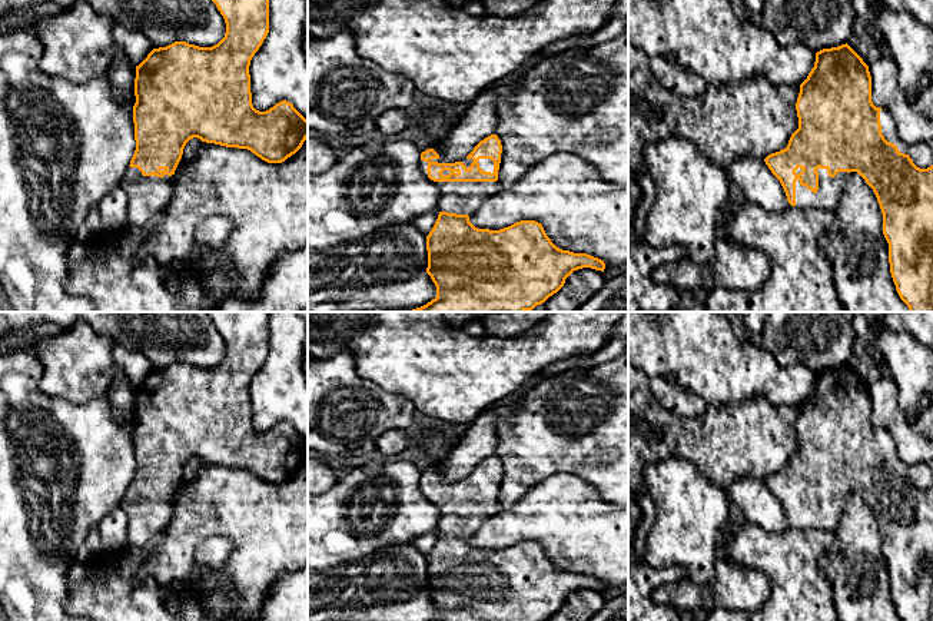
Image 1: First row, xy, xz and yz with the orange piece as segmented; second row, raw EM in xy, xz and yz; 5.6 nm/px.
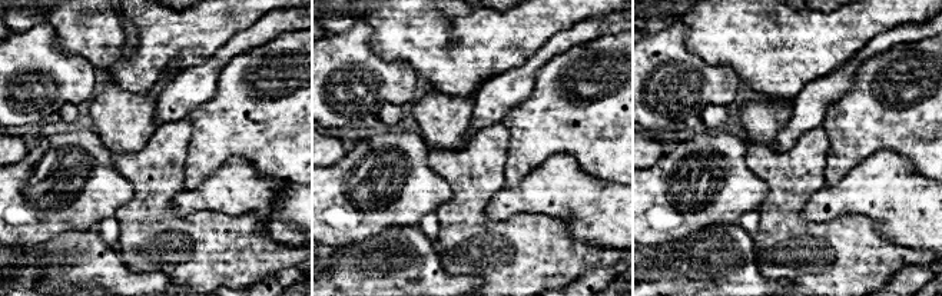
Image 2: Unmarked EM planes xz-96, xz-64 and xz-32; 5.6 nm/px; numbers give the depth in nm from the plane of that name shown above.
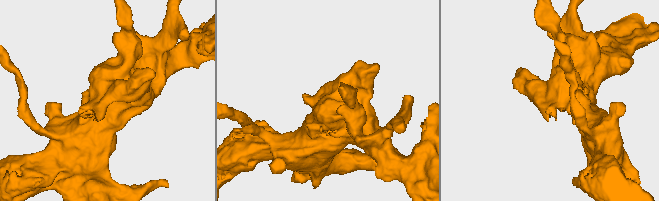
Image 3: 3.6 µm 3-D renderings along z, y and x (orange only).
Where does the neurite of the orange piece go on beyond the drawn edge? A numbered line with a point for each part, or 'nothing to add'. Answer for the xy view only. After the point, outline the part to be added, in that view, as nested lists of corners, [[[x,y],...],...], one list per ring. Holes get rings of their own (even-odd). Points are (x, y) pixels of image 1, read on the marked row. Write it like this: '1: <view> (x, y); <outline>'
1: xy (148, 196); [[[127,167],[119,186],[129,199],[129,226],[143,228],[160,215],[172,197],[175,175],[143,176],[137,167]]]

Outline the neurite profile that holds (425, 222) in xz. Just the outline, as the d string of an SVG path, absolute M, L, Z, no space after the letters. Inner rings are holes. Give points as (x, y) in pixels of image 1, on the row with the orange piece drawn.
M435 207L428 213L424 213L421 216L418 216L412 223L425 235L428 236L429 232L432 230L436 219L439 215L439 209Z

